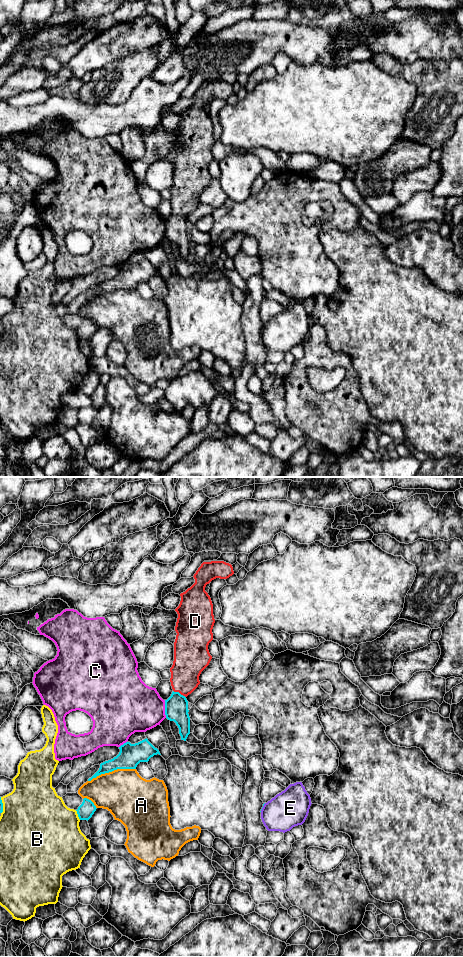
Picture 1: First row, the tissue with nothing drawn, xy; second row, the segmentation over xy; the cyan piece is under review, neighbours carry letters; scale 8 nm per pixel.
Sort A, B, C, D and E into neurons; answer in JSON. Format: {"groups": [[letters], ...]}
{"groups": [["A"], ["B"], ["C"], ["D"], ["E"]]}

